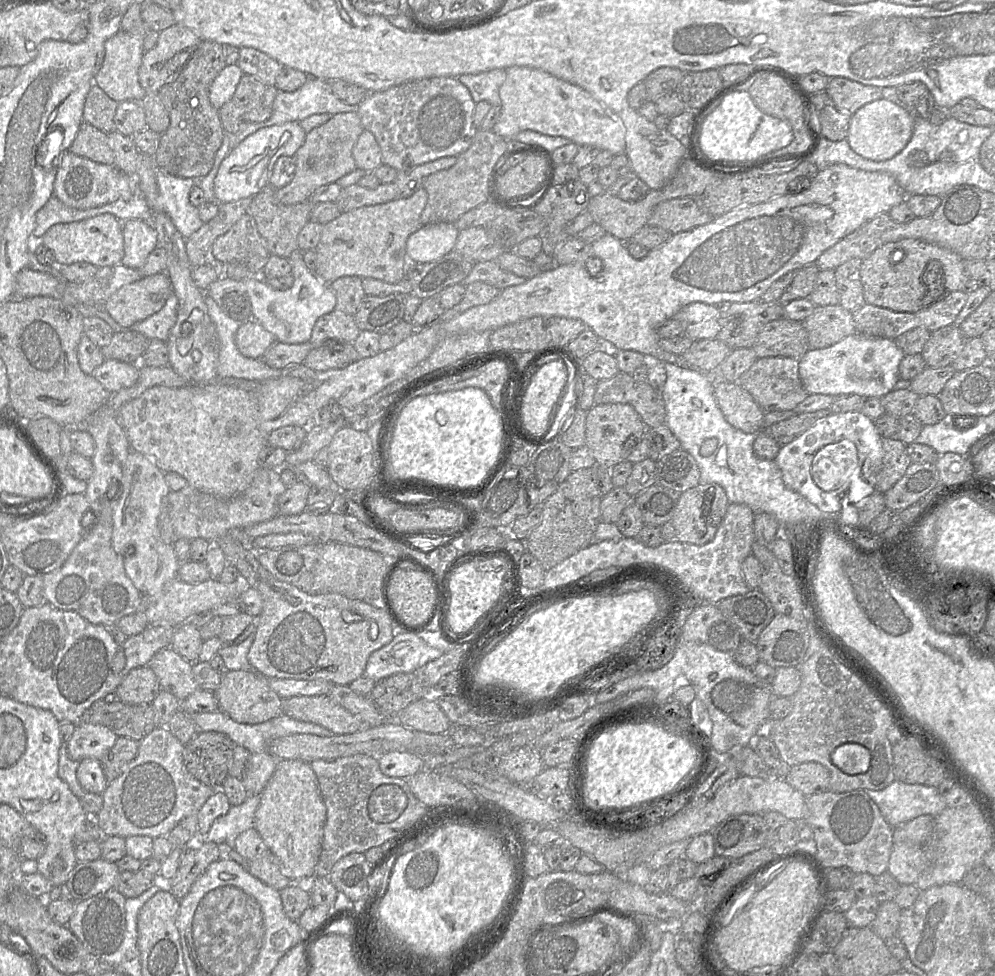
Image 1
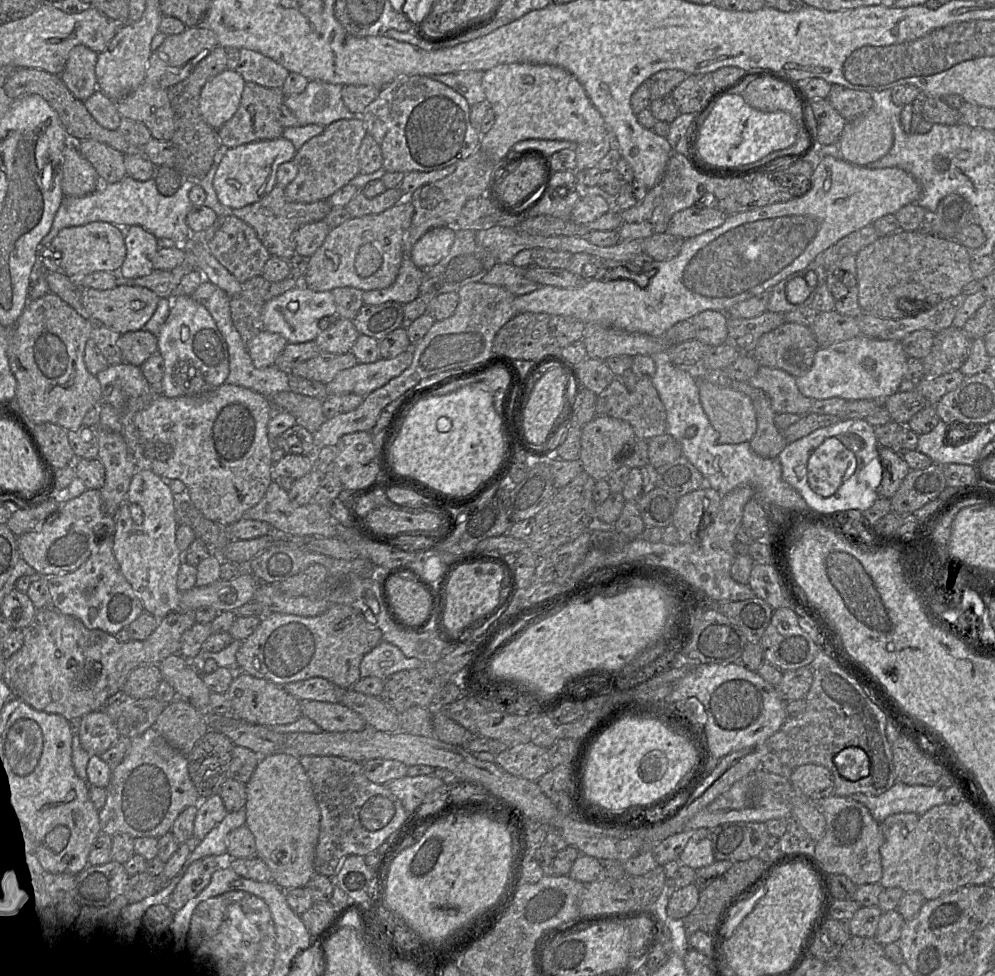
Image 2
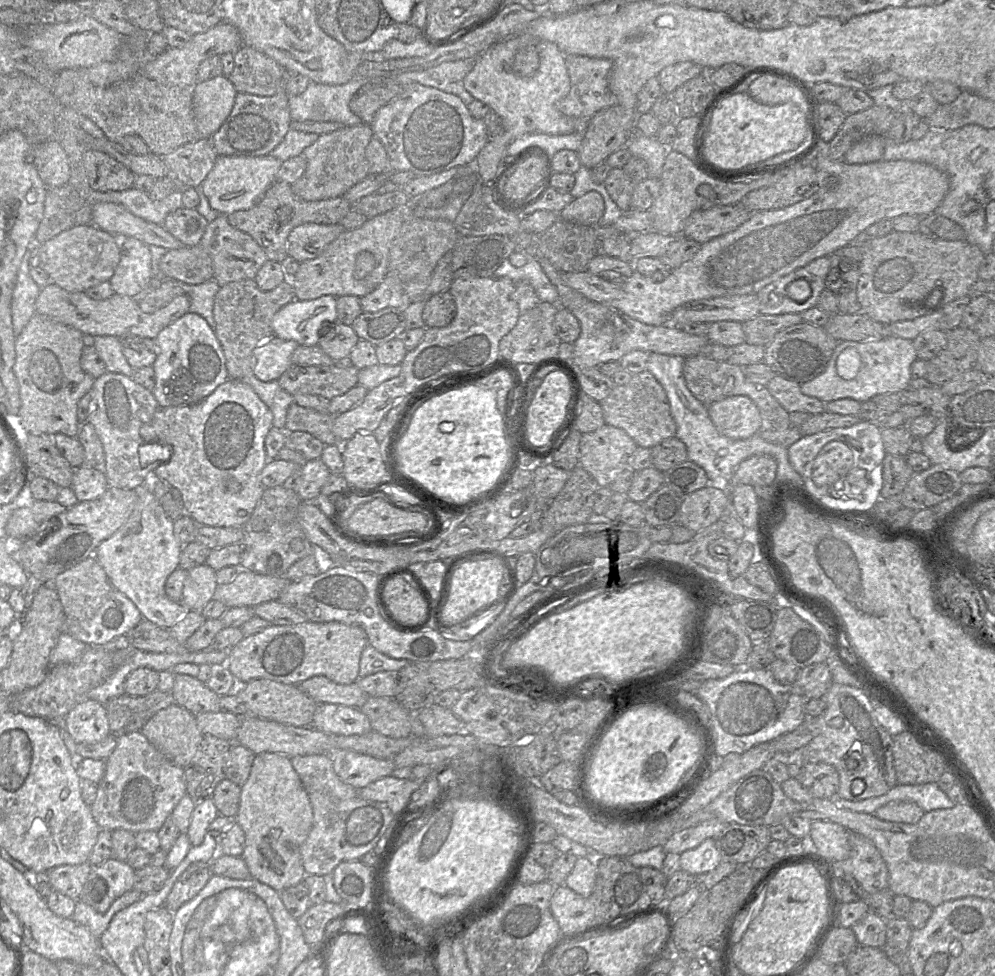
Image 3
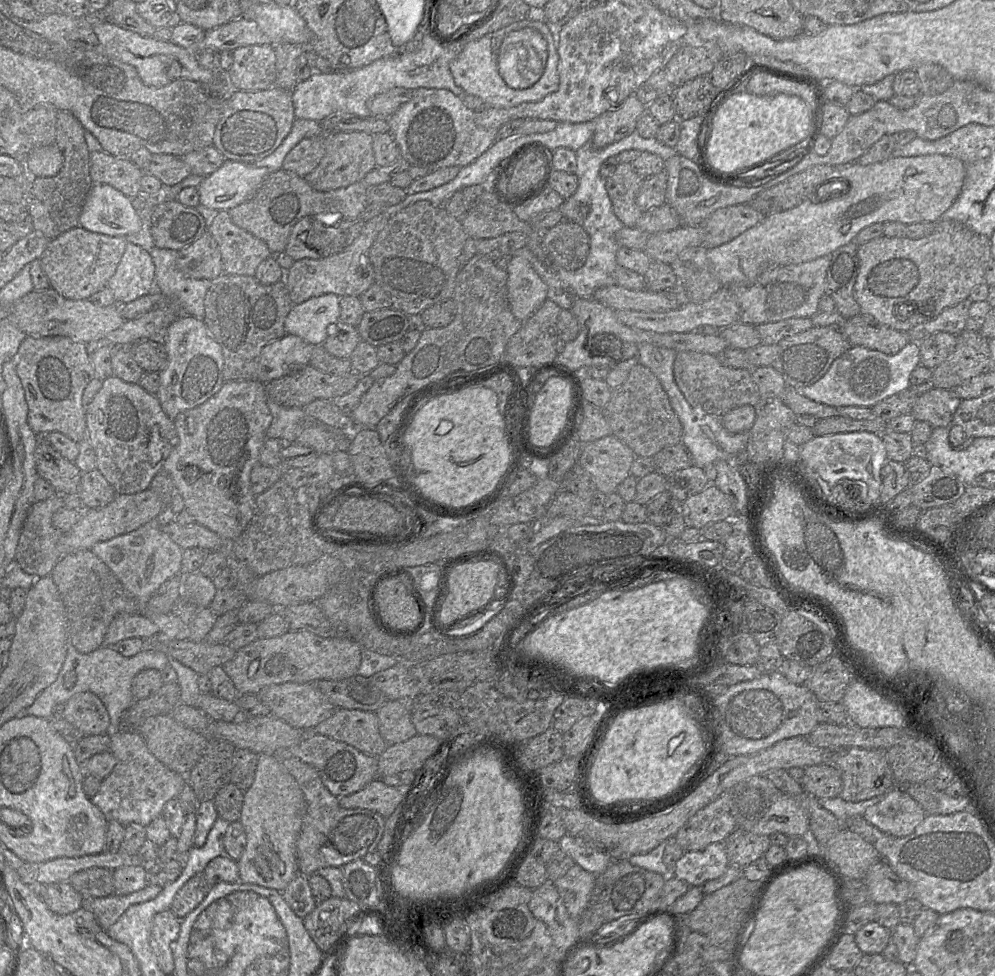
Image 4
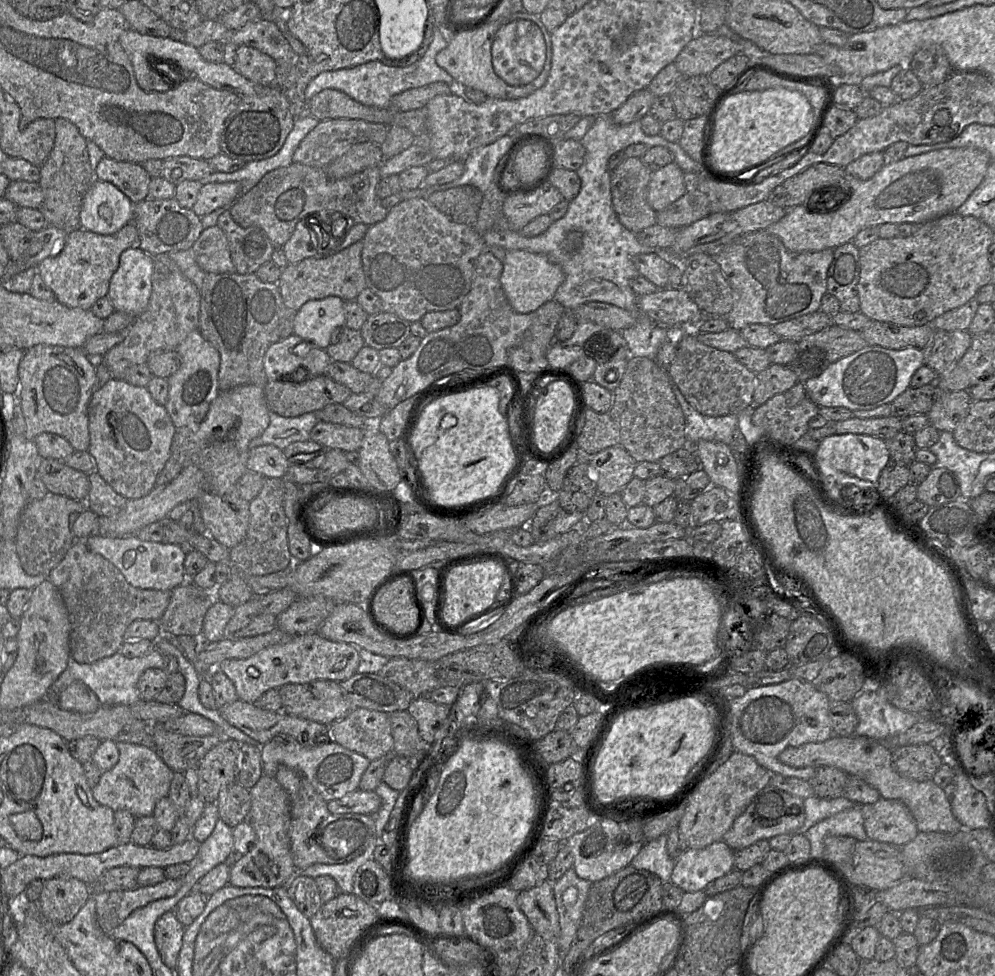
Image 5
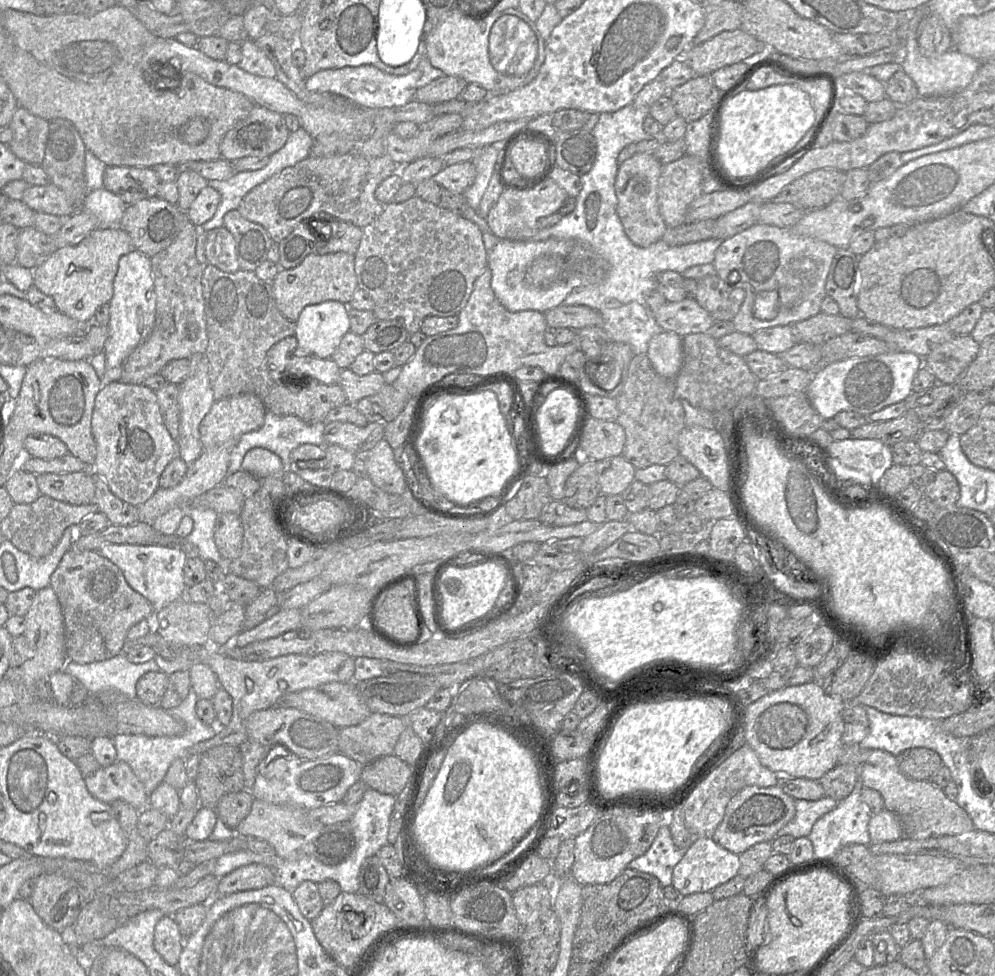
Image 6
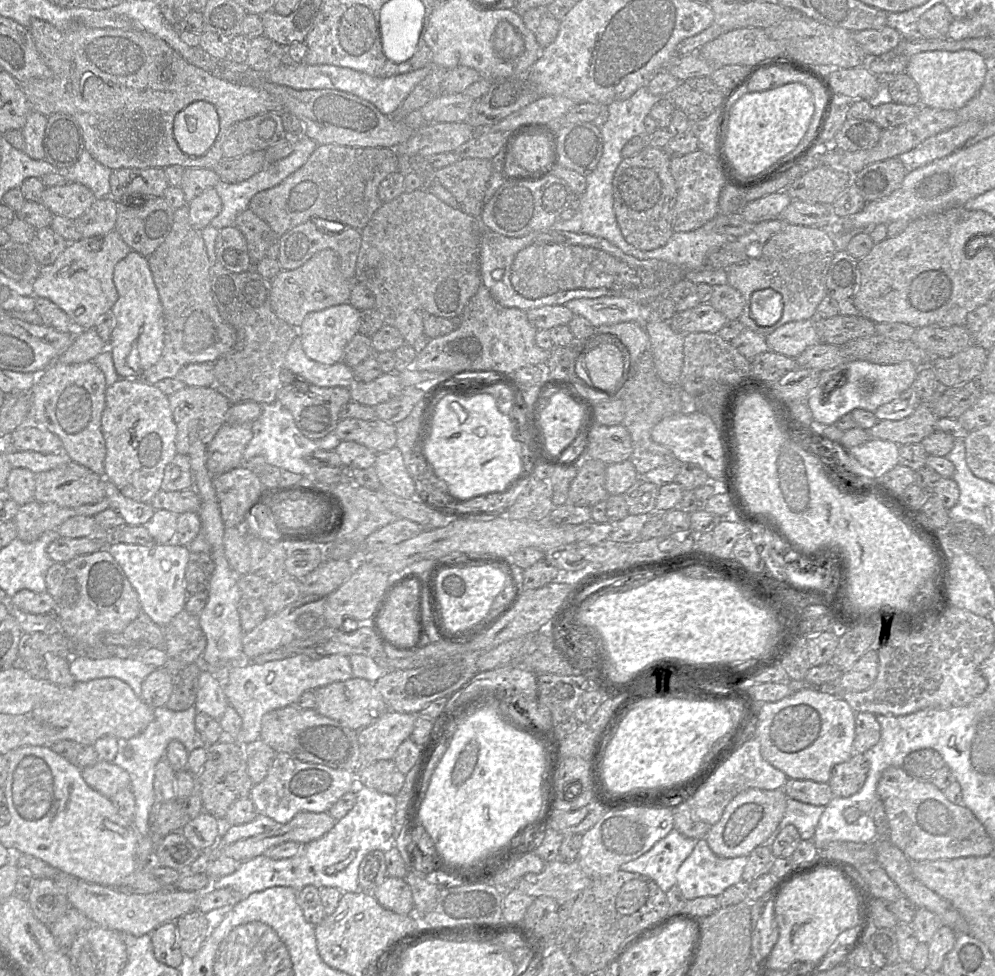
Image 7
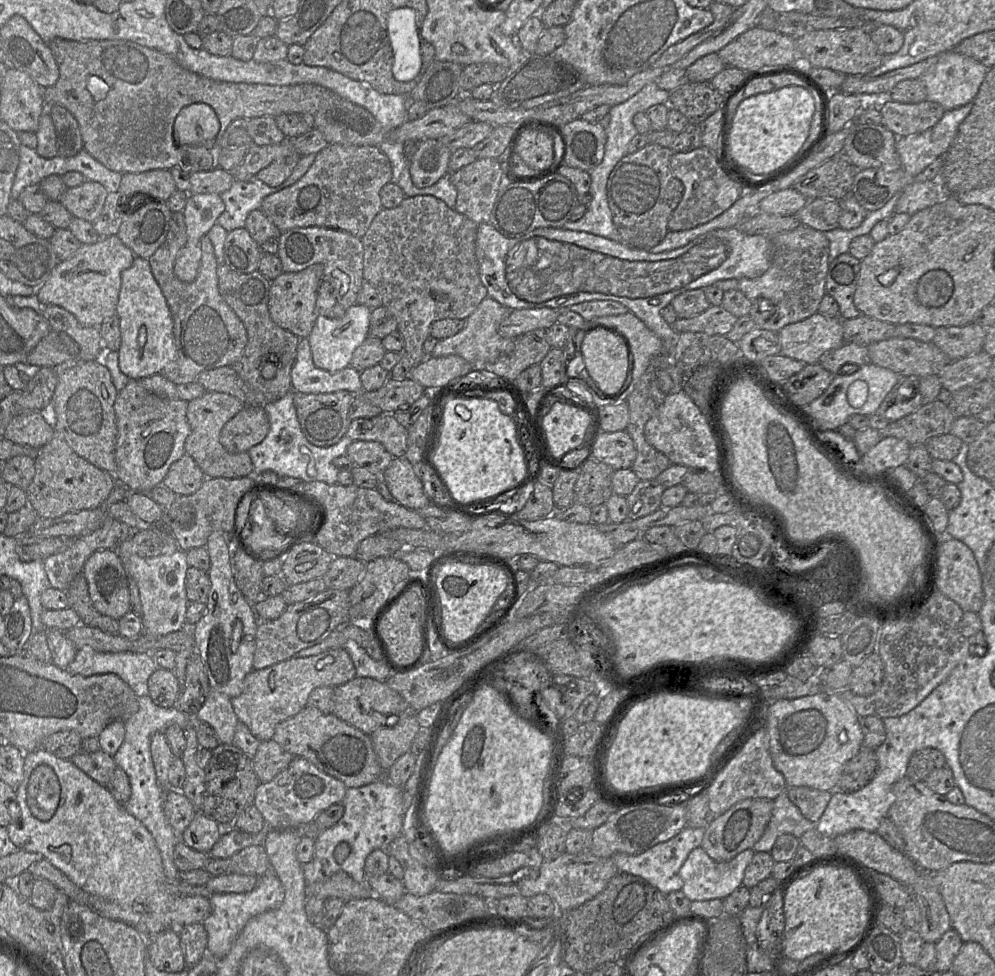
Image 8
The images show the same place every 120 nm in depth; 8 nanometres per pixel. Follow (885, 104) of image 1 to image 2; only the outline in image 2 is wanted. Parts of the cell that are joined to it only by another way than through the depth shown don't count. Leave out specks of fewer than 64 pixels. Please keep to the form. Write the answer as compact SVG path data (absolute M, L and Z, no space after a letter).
M873 109L847 120L839 137L840 158L867 166L884 157L894 142L890 122Z

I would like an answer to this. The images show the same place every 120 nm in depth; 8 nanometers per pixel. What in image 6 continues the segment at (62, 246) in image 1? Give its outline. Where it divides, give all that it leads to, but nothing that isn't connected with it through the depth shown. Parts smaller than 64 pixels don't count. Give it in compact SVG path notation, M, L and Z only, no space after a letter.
M120 226L97 228L77 244L56 249L33 269L33 285L53 298L56 308L82 324L93 323L98 307L109 304L119 260L133 249L131 239Z

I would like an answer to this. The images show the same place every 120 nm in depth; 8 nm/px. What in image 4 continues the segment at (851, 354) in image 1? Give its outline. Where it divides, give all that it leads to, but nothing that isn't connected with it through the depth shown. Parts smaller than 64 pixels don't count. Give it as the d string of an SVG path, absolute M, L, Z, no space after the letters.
M910 341L893 355L862 346L850 347L831 364L815 383L796 388L807 398L833 407L859 406L872 408L882 400L910 387L910 375L920 365L920 346Z

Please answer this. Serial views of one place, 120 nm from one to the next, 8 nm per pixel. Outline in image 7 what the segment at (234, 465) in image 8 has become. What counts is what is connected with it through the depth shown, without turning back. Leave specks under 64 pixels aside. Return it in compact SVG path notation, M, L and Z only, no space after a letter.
M191 387L168 396L173 418L177 426L177 454L187 455L191 443L197 438L208 445L222 425L226 423L226 414L231 406L229 400L214 387Z

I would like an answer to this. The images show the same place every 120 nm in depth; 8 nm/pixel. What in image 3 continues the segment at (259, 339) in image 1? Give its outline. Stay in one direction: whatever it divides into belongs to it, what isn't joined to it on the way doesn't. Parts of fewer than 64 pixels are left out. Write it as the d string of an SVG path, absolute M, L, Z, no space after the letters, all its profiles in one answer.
M271 337L253 351L253 374L263 382L278 380L292 366L292 355L299 344L294 340Z

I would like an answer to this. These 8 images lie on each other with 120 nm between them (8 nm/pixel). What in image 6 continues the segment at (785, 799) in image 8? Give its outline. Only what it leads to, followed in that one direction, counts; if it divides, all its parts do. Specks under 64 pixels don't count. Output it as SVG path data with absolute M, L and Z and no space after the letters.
M827 796L816 801L795 800L796 813L794 818L777 832L774 839L784 835L791 835L795 839L808 837L815 822L835 809L838 802Z

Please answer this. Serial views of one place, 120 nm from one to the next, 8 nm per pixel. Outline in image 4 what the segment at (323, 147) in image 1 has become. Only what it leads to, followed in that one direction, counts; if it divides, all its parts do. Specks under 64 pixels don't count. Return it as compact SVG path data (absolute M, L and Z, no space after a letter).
M323 132L325 155L318 166L304 178L317 191L330 191L349 186L375 169L373 135L364 132Z

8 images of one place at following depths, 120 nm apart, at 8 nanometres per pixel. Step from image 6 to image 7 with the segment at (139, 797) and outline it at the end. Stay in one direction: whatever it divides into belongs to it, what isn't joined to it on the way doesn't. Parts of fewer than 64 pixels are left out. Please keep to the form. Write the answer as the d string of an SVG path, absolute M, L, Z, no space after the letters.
M99 759L94 765L81 769L81 773L92 789L109 799L120 790L130 788L129 774L112 762Z

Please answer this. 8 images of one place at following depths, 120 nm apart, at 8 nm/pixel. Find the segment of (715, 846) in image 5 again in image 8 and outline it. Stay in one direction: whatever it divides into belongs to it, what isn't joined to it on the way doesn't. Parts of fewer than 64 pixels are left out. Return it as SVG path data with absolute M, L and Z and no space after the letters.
M700 846L690 852L680 869L683 880L682 891L692 901L724 899L742 885L744 873L753 859L753 849L746 849L730 861L718 862L712 859Z

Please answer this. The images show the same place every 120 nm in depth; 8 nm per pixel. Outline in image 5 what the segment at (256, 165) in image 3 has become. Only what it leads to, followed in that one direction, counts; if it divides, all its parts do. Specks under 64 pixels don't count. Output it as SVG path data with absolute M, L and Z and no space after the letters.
M238 182L203 185L192 210L198 216L203 217L218 208L233 204L241 194L242 187Z

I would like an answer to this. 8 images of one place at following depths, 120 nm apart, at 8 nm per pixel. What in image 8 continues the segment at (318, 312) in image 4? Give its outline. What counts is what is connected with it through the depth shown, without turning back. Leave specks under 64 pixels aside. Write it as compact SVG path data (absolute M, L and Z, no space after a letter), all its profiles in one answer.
M356 303L348 307L342 317L318 315L312 331L307 337L312 353L312 360L318 368L326 371L338 371L350 366L354 350L369 335L371 309L365 305Z

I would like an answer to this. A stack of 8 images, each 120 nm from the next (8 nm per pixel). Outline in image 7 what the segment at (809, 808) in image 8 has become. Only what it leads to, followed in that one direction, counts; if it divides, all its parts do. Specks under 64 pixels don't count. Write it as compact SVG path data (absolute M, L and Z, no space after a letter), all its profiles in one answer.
M788 778L784 788L787 797L815 806L827 806L834 795L828 783Z

